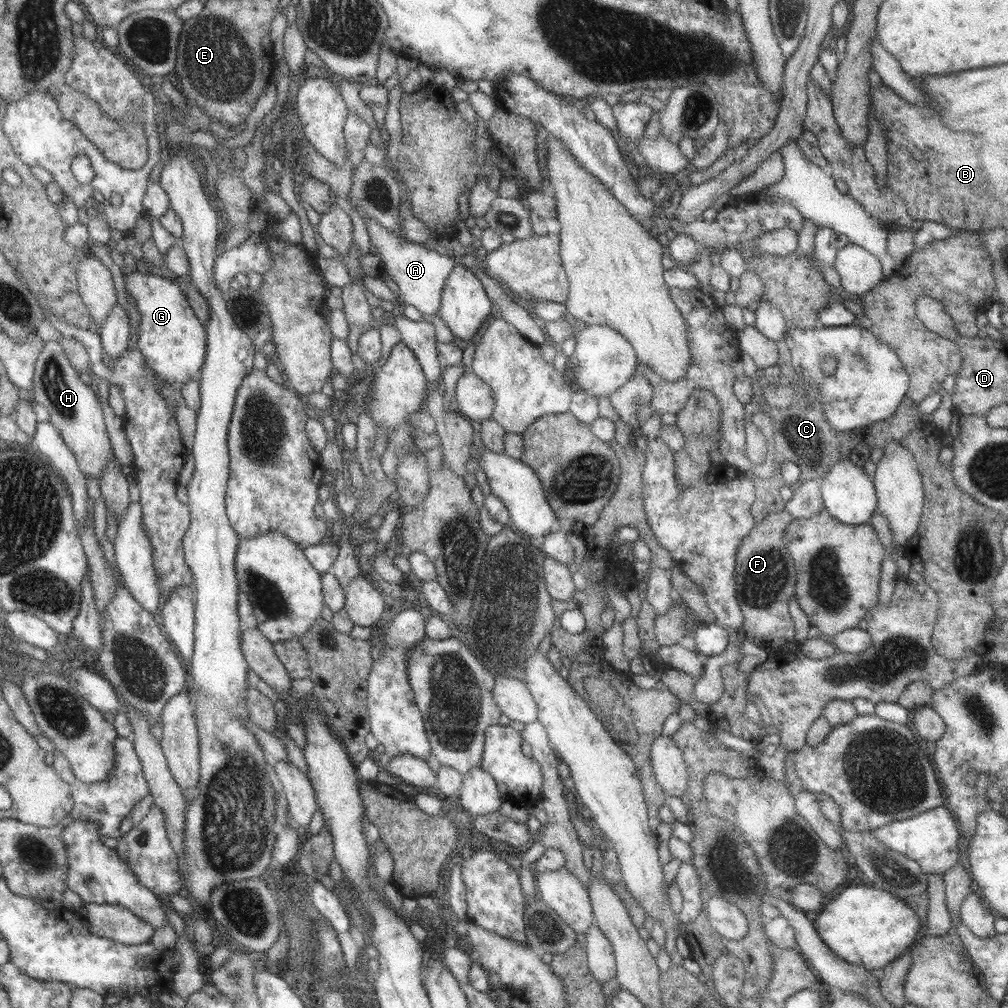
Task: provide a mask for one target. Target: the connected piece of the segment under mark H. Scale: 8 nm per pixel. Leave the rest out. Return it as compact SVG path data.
M49 341L36 364L32 401L49 413L49 421L60 430L66 445L75 453L80 469L98 482L112 458L112 448L96 394L94 385L71 364L58 341Z

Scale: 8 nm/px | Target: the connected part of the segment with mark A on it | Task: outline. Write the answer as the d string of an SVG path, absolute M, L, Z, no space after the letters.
M362 216L369 241L374 245L375 251L381 261L378 268L378 276L389 276L399 289L399 298L405 305L414 306L422 315L436 314L442 288L446 278L449 276L455 262L443 254L434 251L428 245L417 245L408 242L404 238L394 236L386 228L383 228L376 220Z

